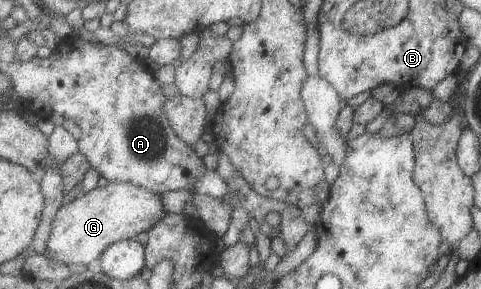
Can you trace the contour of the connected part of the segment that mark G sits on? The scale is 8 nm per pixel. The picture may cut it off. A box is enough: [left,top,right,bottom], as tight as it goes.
[44,183,167,269]

